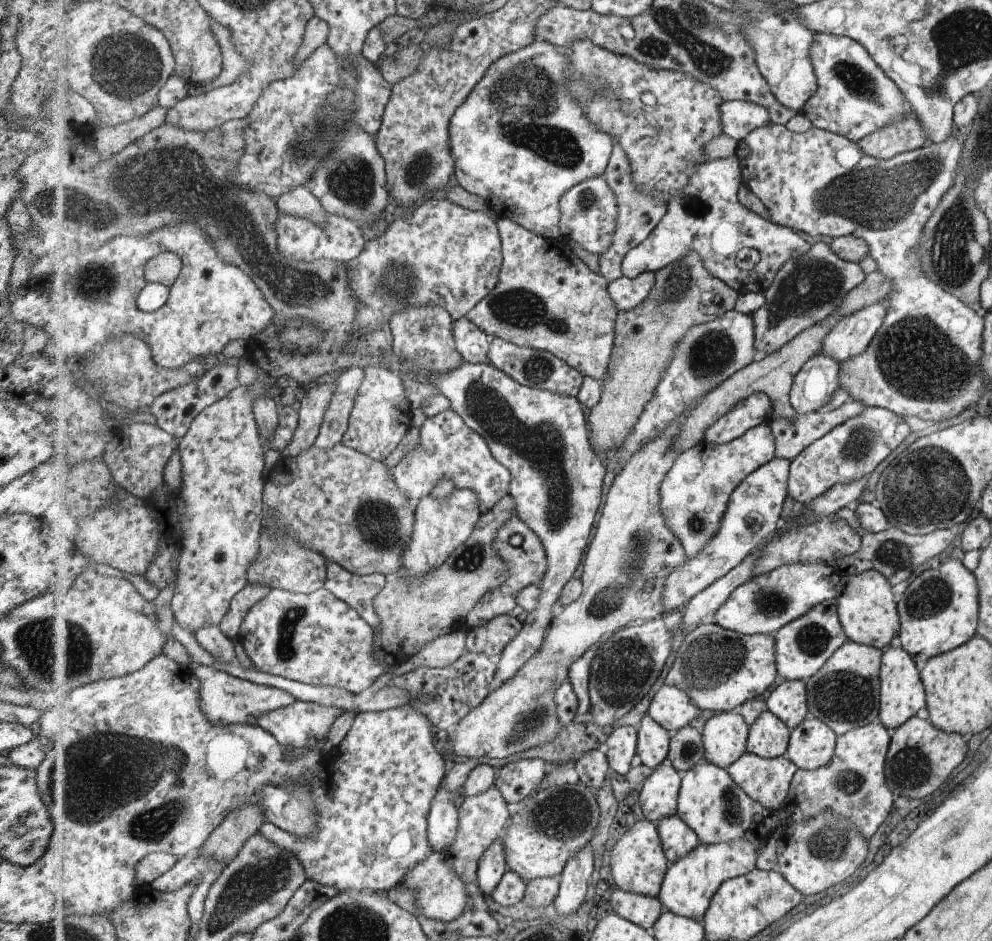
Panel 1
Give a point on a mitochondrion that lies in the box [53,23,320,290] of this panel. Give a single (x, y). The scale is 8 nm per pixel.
(126, 65)

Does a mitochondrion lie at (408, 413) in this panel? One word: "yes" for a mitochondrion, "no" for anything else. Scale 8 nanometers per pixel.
no

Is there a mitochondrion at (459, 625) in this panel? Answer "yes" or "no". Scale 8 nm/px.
no

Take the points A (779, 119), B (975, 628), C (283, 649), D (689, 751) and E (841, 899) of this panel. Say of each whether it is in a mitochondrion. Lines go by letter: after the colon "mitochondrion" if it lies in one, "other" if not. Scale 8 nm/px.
A: other
B: other
C: mitochondrion
D: mitochondrion
E: other

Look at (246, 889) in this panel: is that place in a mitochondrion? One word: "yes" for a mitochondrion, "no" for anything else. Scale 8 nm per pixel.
yes

